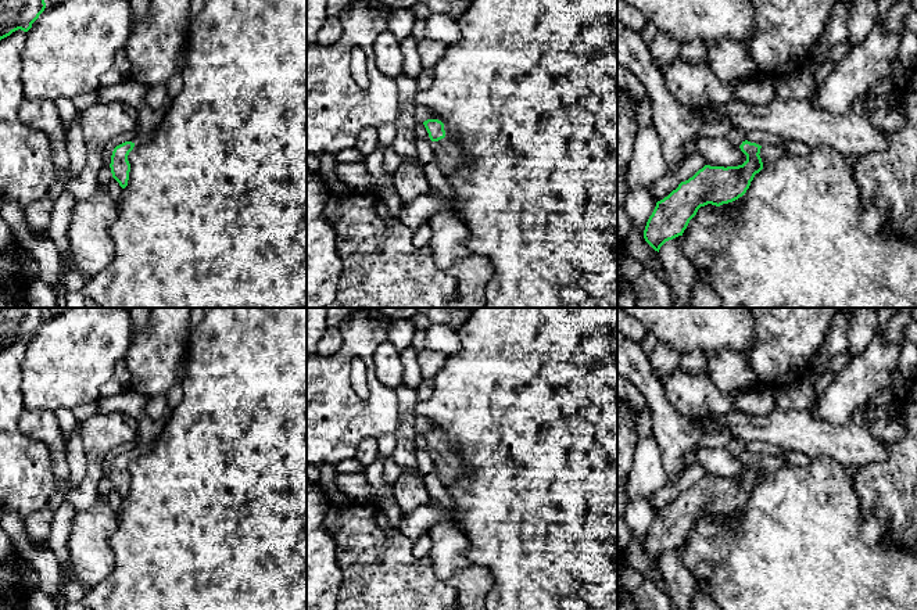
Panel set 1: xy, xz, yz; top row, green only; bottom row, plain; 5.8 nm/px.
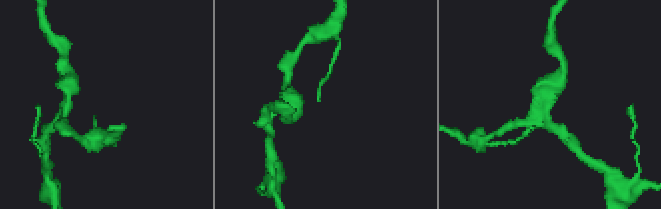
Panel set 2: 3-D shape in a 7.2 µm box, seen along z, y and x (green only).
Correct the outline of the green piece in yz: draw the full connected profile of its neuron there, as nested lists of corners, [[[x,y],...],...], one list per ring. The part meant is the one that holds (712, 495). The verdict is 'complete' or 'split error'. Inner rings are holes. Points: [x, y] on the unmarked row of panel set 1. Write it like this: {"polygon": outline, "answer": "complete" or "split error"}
{"polygon": [[[745,451],[739,456],[746,466],[742,476],[727,478],[705,476],[656,513],[644,541],[645,552],[659,563],[666,552],[683,546],[701,517],[708,514],[720,517],[742,507],[755,485],[763,480],[762,471],[785,464],[785,455],[785,451],[778,456],[759,456]]], "answer": "split error"}

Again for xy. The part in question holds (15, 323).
{"polygon": [[[0,308],[0,351],[18,340],[28,342],[44,319],[43,308]]], "answer": "complete"}

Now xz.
{"polygon": [[[438,430],[423,433],[430,451],[434,453],[436,473],[448,488],[454,485],[463,473],[463,458],[451,446],[445,445],[444,434]]], "answer": "split error"}

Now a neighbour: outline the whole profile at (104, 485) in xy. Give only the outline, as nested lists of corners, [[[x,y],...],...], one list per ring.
[[[132,439],[126,444],[122,444],[119,446],[117,446],[114,451],[111,451],[105,456],[105,460],[104,460],[104,464],[103,464],[103,477],[100,478],[100,482],[98,482],[98,495],[100,496],[107,499],[108,494],[112,491],[112,484],[111,484],[110,474],[111,474],[111,466],[112,466],[114,459],[117,456],[125,453],[125,452],[135,453],[136,449],[137,449],[137,441]]]

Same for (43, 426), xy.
[[[24,409],[18,427],[22,434],[49,446],[57,478],[69,476],[67,444],[54,412]]]

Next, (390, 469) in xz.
[[[391,456],[384,458],[383,462],[383,481],[393,487],[401,469]]]

